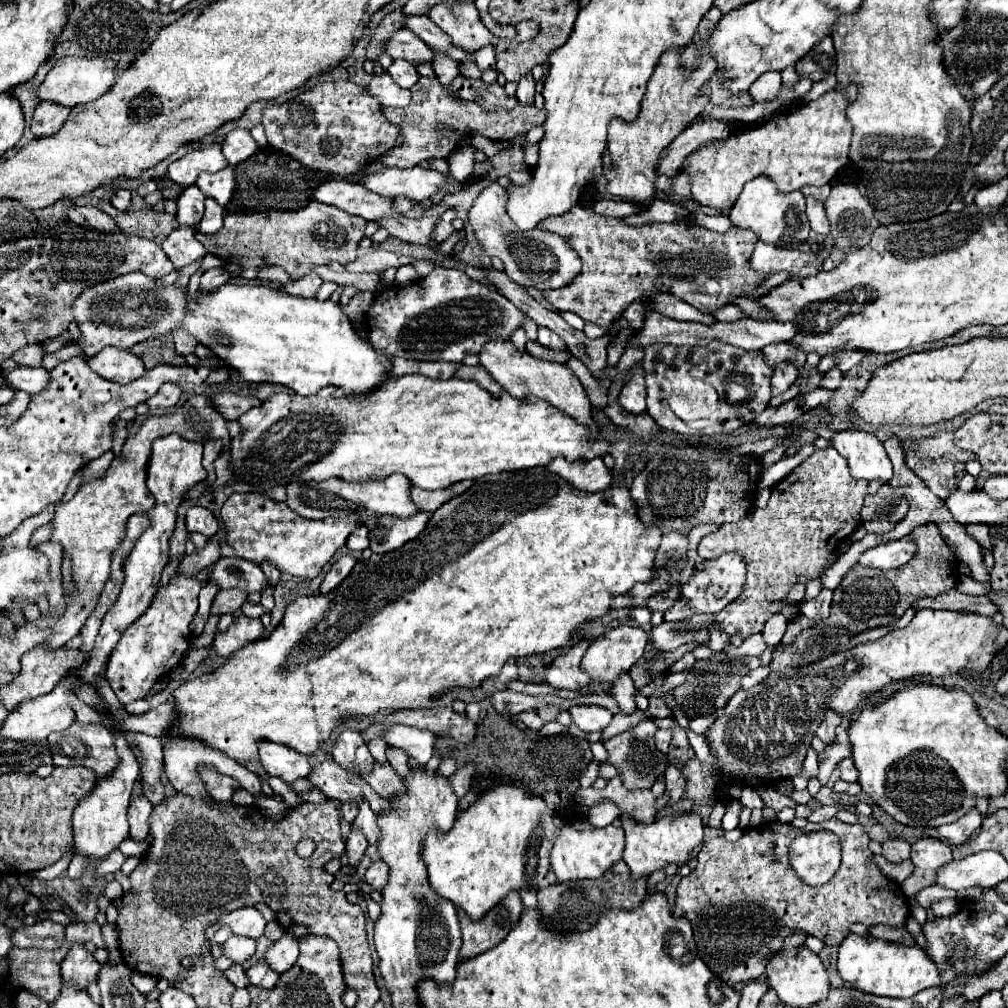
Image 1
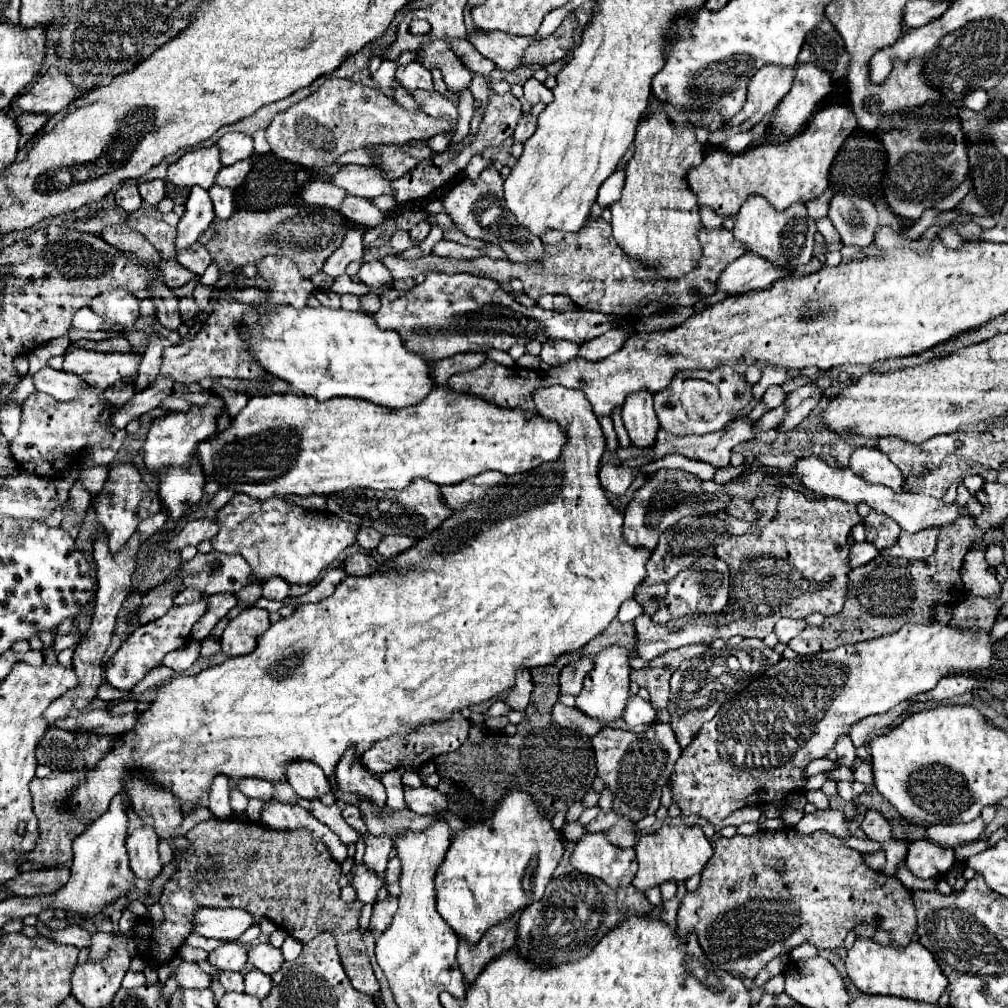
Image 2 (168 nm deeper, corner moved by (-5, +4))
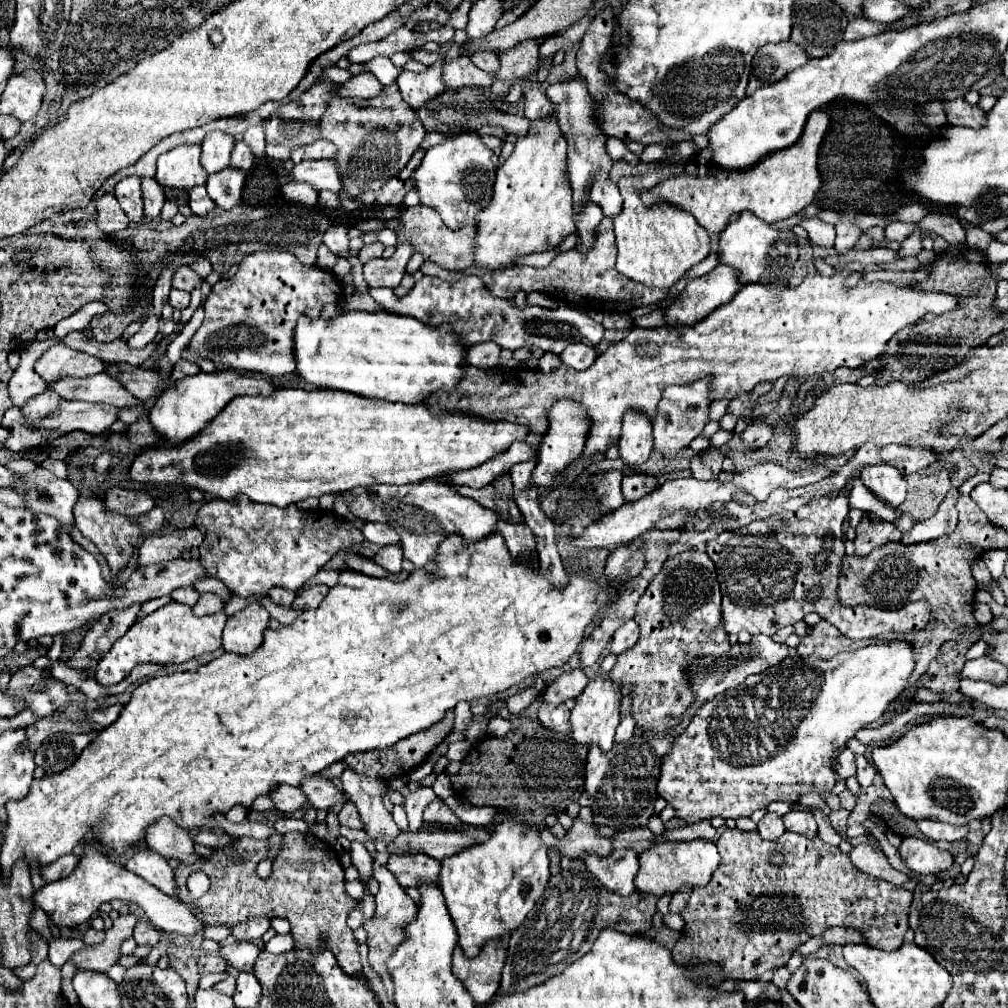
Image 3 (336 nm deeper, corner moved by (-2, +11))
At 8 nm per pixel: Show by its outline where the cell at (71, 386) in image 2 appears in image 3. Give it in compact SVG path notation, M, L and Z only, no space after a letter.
M99 373L95 377L61 377L59 381L49 385L59 397L67 401L89 401L89 403L111 403L119 407L133 407L137 399L107 373Z

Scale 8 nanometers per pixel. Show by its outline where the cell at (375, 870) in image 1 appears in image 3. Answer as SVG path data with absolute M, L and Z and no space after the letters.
M391 855L387 869L395 875L401 887L417 887L419 883L437 883L441 861L429 855Z

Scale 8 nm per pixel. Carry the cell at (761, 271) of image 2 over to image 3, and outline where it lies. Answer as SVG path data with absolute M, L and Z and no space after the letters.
M719 263L707 275L693 279L683 289L681 297L675 299L671 307L667 307L667 323L693 325L707 317L707 313L713 309L729 303L741 287L743 285L739 285L735 269L731 269L731 265Z

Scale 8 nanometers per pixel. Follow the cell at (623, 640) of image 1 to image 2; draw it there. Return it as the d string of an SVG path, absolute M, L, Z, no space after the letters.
M612 646L612 648L602 650L594 658L594 670L586 676L584 688L576 698L576 708L582 710L586 716L598 720L602 724L602 728L610 728L612 722L616 722L624 716L624 708L626 708L626 700L628 700L628 684L630 684L628 660L630 660L630 650L626 650L626 648Z

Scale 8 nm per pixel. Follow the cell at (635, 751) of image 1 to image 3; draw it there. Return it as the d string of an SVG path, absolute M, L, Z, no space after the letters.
M655 733L653 737L633 737L631 741L619 745L615 743L611 751L601 753L597 745L589 745L587 767L585 767L585 789L591 795L591 809L593 809L593 823L595 825L611 825L619 831L647 825L647 819L653 815L653 803L657 799L657 781L659 769L663 765L663 753L669 753L673 745L673 735L669 733Z

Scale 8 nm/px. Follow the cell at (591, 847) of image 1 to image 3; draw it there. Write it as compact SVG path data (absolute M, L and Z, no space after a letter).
M615 849L609 857L599 857L589 853L583 857L585 867L609 889L619 895L629 895L635 891L633 879L639 869L637 853L631 849Z

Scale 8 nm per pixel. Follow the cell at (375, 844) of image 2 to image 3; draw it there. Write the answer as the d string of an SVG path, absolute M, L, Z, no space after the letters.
M373 861L373 875L371 877L379 881L379 893L375 895L375 903L377 903L375 917L369 917L367 921L363 921L363 929L367 931L367 945L369 945L369 963L381 975L383 985L385 985L387 995L389 995L389 1001L393 1001L393 983L391 983L391 977L389 977L389 973L385 969L385 961L395 951L395 947L403 941L401 925L405 925L407 921L413 921L415 919L417 905L403 891L403 887L397 883L397 879L393 877L393 873L385 865L379 865L379 863Z

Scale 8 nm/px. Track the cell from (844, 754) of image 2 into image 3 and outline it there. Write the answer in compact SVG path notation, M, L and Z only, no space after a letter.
M845 747L845 749L839 753L839 757L837 757L835 763L837 763L837 765L835 765L835 771L837 771L839 777L847 779L847 777L855 775L855 753L853 753L851 749Z

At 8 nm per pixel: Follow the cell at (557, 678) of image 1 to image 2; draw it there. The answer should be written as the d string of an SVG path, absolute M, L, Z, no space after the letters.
M582 656L580 660L568 664L562 674L560 674L560 694L572 694L578 696L578 692L582 690L582 680L584 676L594 668L592 658Z

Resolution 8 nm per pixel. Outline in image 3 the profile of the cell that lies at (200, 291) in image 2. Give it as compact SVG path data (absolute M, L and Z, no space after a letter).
M171 289L169 303L171 303L175 309L185 309L185 307L189 307L189 301L191 301L191 295L189 295L189 293L183 293L183 291L179 291L179 289Z

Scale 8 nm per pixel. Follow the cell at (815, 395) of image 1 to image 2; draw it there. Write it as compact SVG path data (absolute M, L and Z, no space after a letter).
M784 406L772 410L772 412L766 412L756 424L754 424L754 432L764 432L764 430L770 430L774 428L774 424L778 424L784 416Z

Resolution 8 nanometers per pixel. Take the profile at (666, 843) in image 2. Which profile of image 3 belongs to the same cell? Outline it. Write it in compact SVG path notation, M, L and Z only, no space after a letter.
M691 839L691 841L653 841L651 847L639 853L639 873L635 877L635 887L651 895L675 893L681 885L689 883L691 887L707 885L713 871L719 865L719 853L713 841Z

